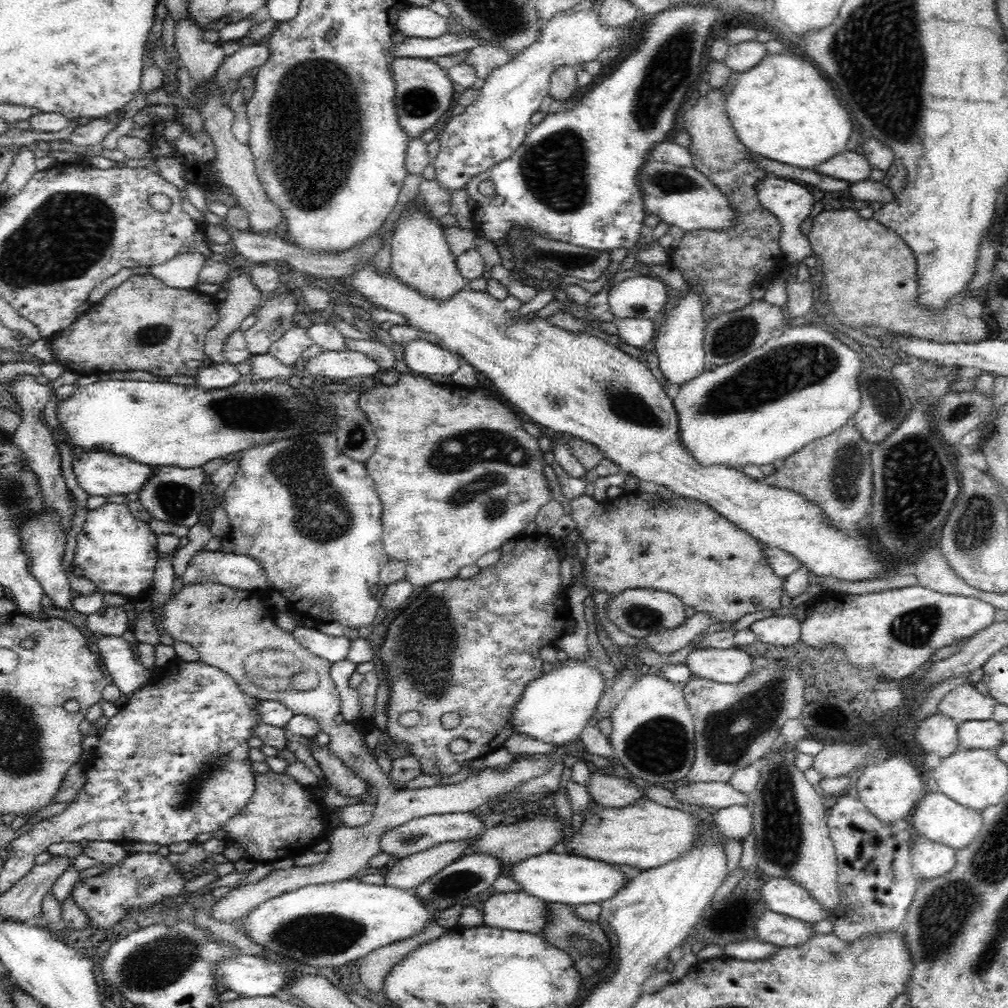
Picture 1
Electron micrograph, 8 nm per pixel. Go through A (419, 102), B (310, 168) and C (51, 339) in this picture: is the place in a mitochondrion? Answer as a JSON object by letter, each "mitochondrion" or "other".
{"A":"mitochondrion","B":"mitochondrion","C":"other"}

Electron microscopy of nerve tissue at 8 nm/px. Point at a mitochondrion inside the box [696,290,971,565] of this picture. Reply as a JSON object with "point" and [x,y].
{"point":[911,503]}

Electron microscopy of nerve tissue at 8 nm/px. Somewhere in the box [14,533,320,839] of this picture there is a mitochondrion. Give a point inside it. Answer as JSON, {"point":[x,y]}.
{"point":[288,681]}

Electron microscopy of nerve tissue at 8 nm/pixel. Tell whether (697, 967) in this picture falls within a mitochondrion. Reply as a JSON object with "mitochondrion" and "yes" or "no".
{"mitochondrion":"no"}

